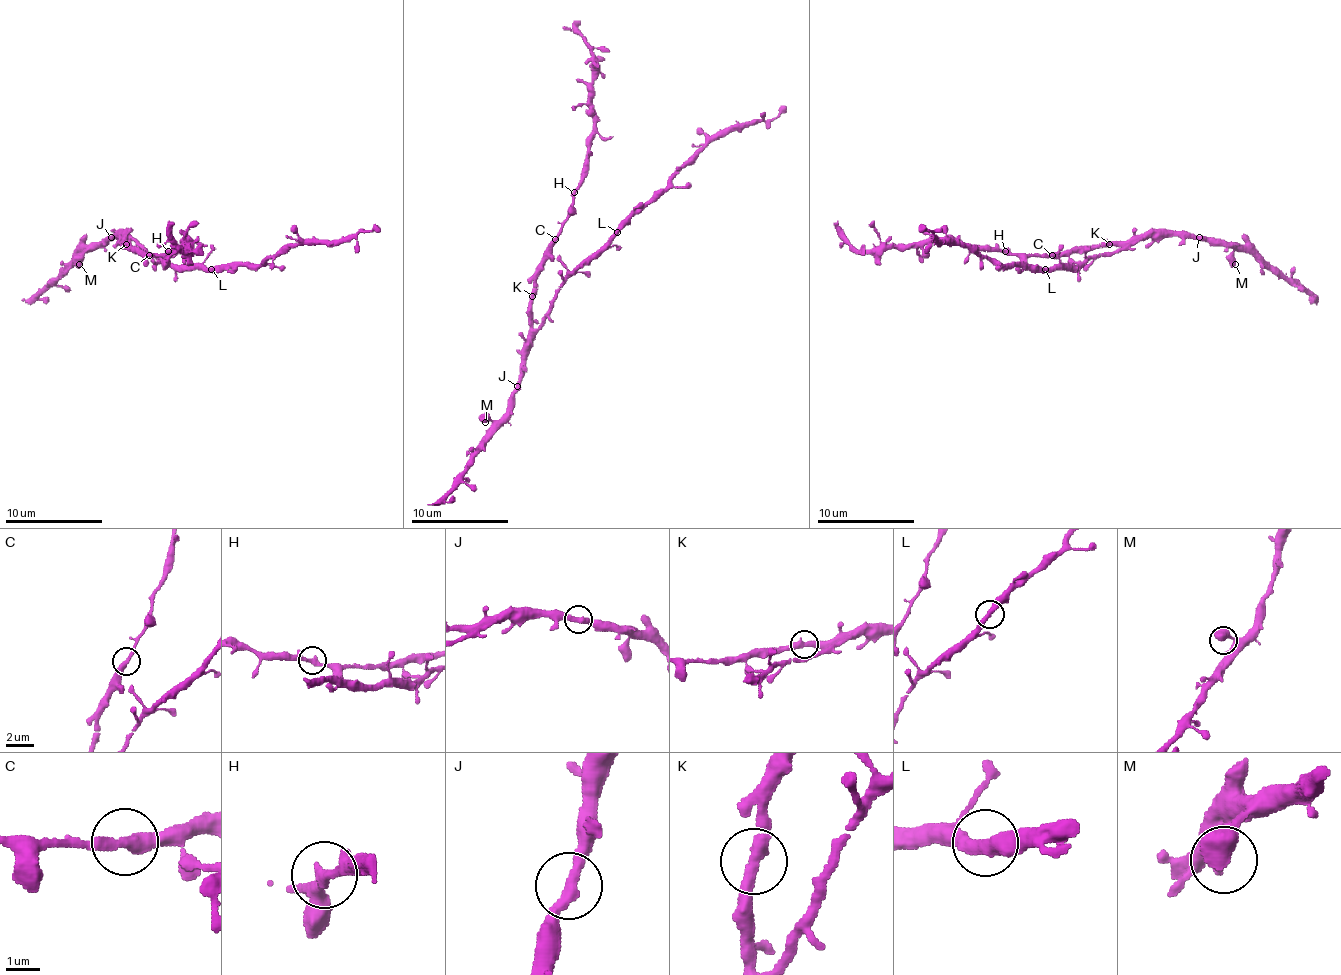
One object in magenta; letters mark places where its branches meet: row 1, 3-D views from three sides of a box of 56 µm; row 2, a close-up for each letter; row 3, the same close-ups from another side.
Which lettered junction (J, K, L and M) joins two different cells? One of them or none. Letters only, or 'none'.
none

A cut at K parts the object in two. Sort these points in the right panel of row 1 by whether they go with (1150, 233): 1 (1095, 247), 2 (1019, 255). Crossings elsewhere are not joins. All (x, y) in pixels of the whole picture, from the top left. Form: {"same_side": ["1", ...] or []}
{"same_side": []}

